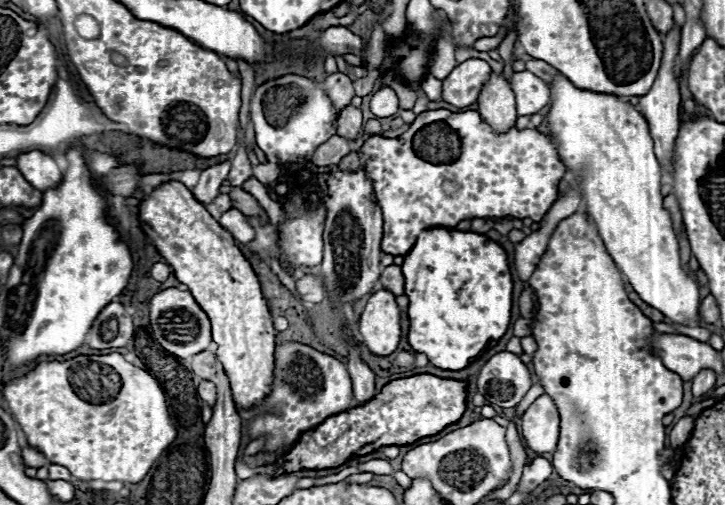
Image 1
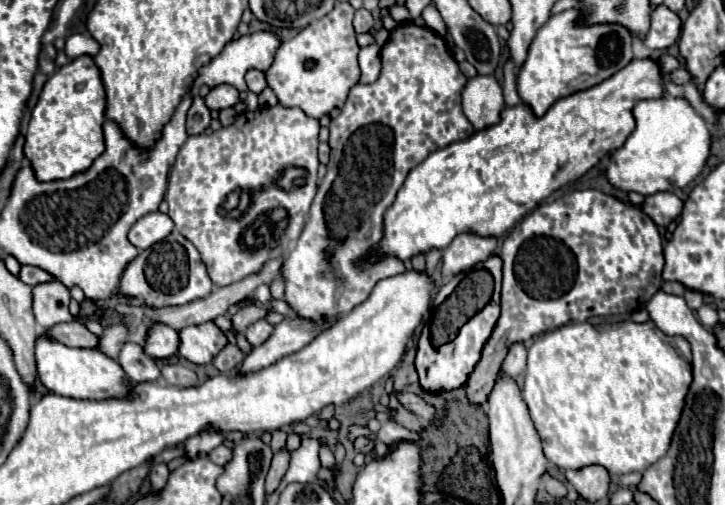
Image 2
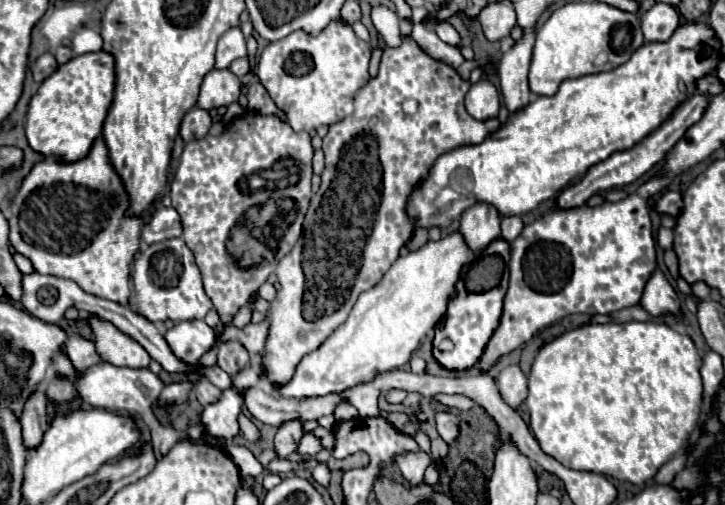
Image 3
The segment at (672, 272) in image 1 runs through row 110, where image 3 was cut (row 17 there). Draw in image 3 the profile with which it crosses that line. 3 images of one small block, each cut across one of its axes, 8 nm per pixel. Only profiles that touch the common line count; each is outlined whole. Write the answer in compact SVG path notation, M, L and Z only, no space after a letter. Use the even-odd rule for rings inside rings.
M568 2L560 8L556 8L542 28L536 32L536 44L532 52L532 64L530 64L530 90L540 94L540 96L554 96L558 92L558 86L568 80L568 78L580 78L586 74L596 74L596 72L606 72L614 70L644 44L640 20L632 12L618 10L614 6L608 6L604 2Z

